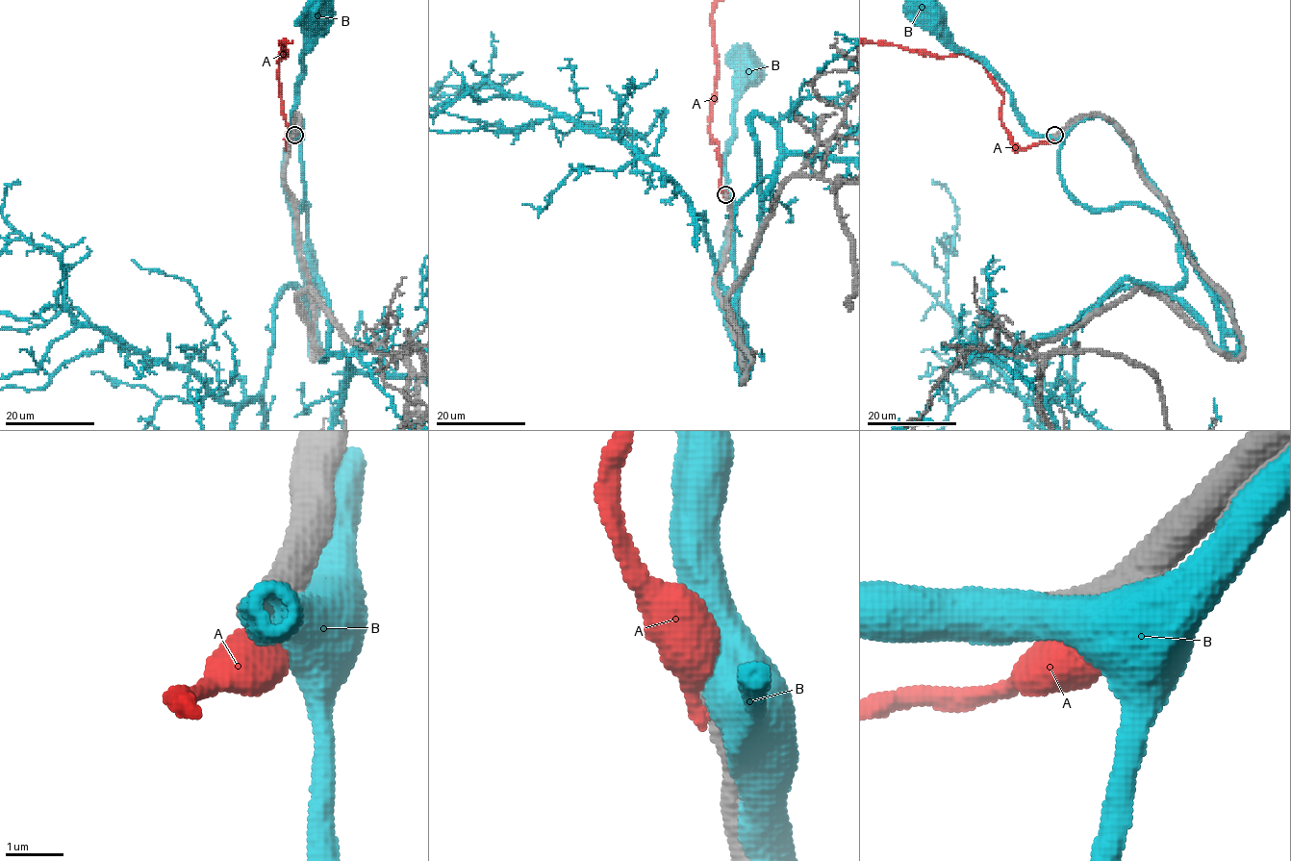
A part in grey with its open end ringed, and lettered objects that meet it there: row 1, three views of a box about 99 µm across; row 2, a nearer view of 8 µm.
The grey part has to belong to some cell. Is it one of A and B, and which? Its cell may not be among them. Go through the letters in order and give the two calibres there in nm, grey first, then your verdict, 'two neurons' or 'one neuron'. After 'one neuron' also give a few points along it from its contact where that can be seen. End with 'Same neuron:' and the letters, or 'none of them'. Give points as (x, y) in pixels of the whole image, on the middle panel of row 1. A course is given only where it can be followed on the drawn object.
A: calibres 500 and 500 nm; two neurons
B: calibres 700 and 550 nm; two neurons
Same neuron: none of them

